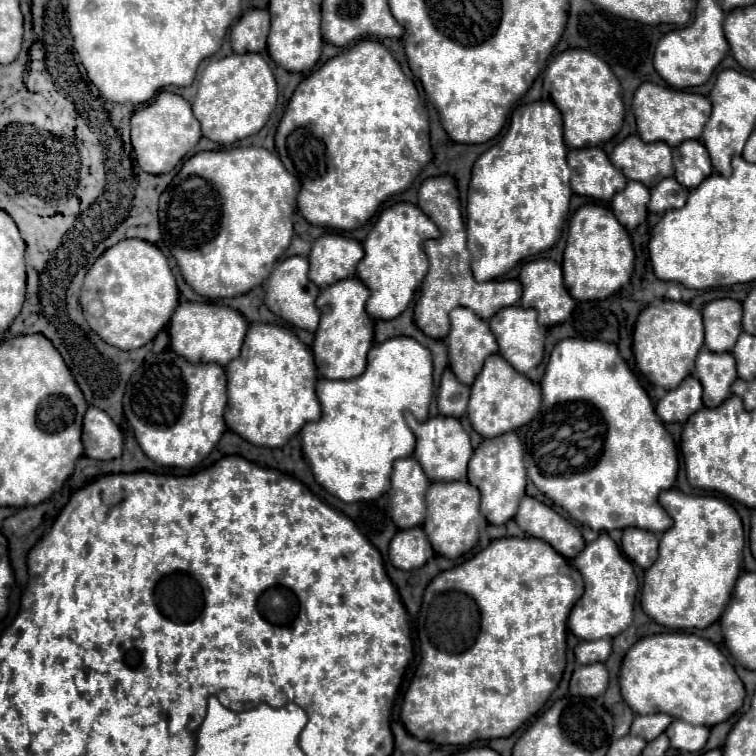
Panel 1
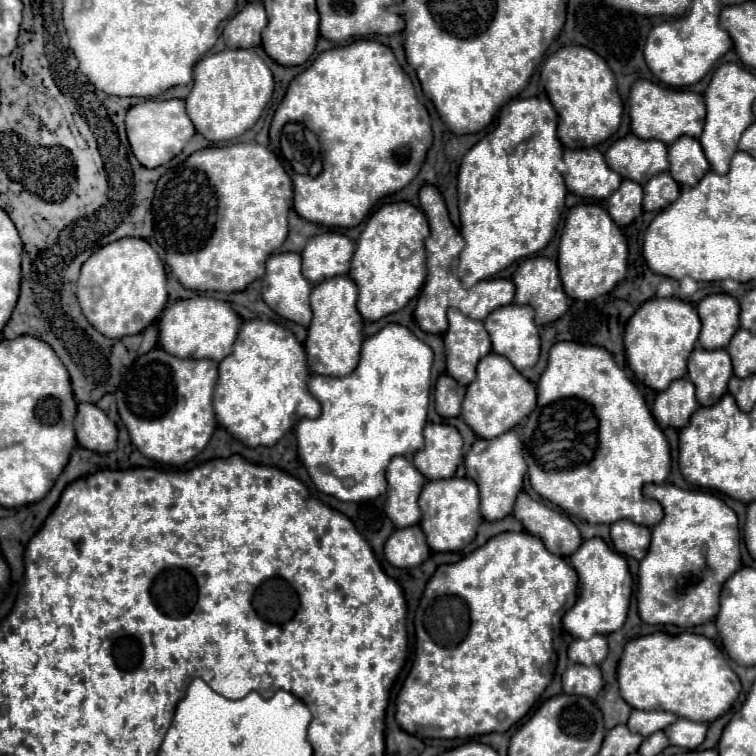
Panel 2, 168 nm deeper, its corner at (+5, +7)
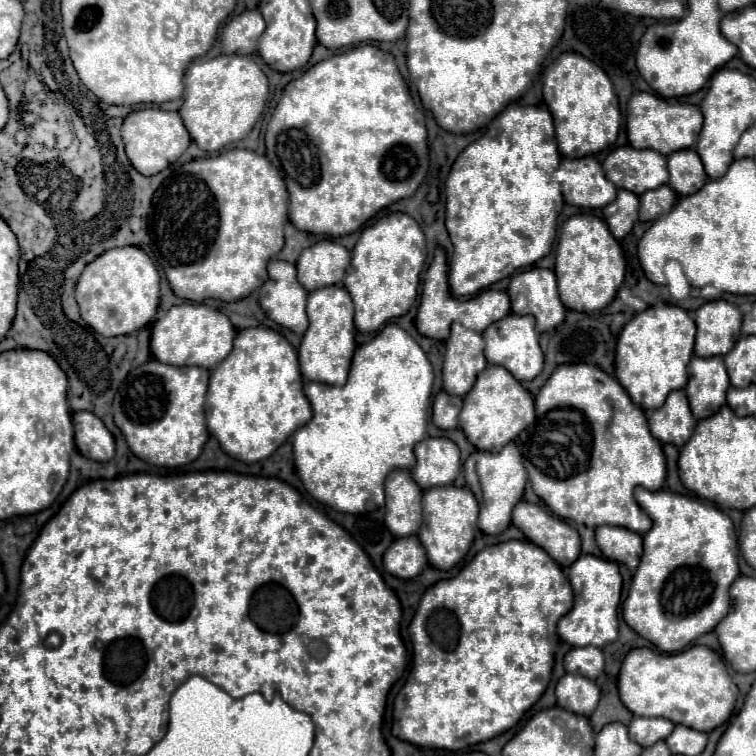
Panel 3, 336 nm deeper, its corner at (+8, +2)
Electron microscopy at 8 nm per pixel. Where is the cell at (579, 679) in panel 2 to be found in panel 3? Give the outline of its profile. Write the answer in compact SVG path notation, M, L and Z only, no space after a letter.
M571 675L559 679L557 683L557 705L565 711L575 711L577 715L589 717L599 703L599 687L595 681L583 675Z

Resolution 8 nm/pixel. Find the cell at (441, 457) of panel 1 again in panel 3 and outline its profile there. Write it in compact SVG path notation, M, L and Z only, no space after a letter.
M427 437L415 445L417 465L411 475L421 489L451 485L461 469L459 447L445 437Z

